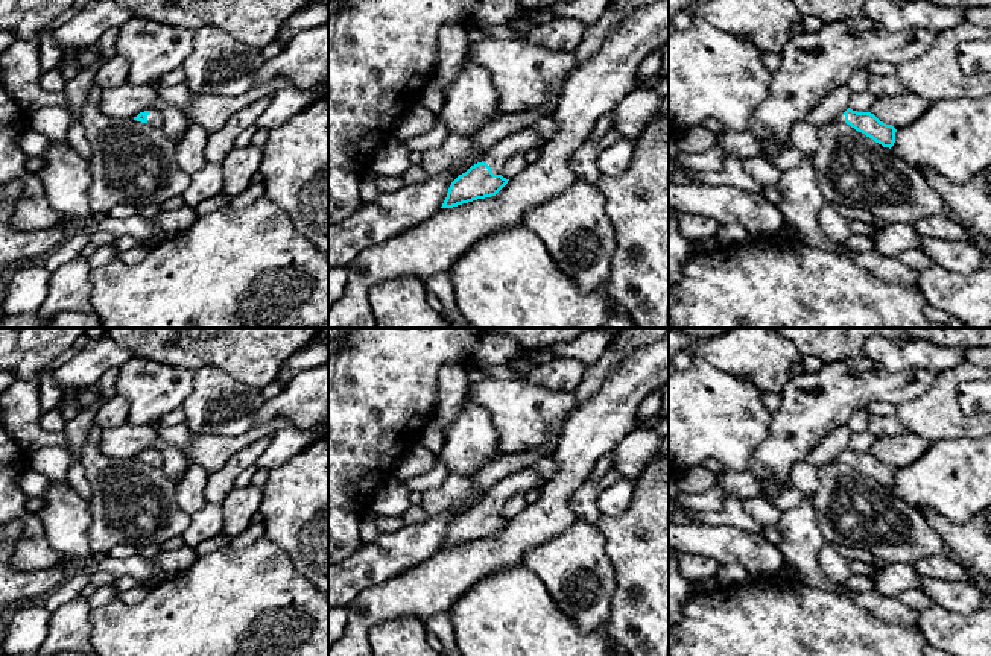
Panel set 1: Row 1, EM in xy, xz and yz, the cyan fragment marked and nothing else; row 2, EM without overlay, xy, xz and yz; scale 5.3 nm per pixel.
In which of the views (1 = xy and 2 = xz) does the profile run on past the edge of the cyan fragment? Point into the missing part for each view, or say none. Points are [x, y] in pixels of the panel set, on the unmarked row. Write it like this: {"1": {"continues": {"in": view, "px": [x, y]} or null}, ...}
{"1": {"continues": {"in": "xy", "px": [155, 459]}}, "2": {"continues": {"in": "xz", "px": [520, 482]}}}

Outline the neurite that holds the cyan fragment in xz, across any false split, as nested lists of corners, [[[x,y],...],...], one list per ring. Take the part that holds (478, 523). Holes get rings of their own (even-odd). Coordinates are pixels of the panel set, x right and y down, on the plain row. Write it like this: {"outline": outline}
{"outline": [[[523,469],[502,478],[482,503],[471,506],[451,522],[441,548],[496,536],[509,521],[500,515],[505,501],[515,494],[524,495],[530,489],[543,487],[543,484],[543,478],[533,469]]]}

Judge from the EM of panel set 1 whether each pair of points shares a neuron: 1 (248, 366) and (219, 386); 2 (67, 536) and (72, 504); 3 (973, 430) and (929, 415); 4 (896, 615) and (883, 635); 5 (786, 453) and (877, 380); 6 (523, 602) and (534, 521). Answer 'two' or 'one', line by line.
1: two
2: one
3: one
4: two
5: one
6: two

